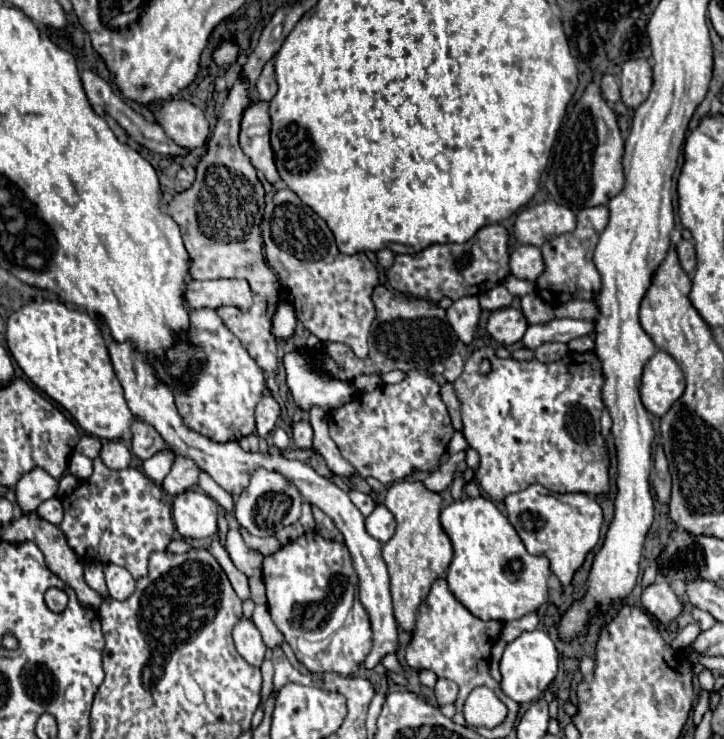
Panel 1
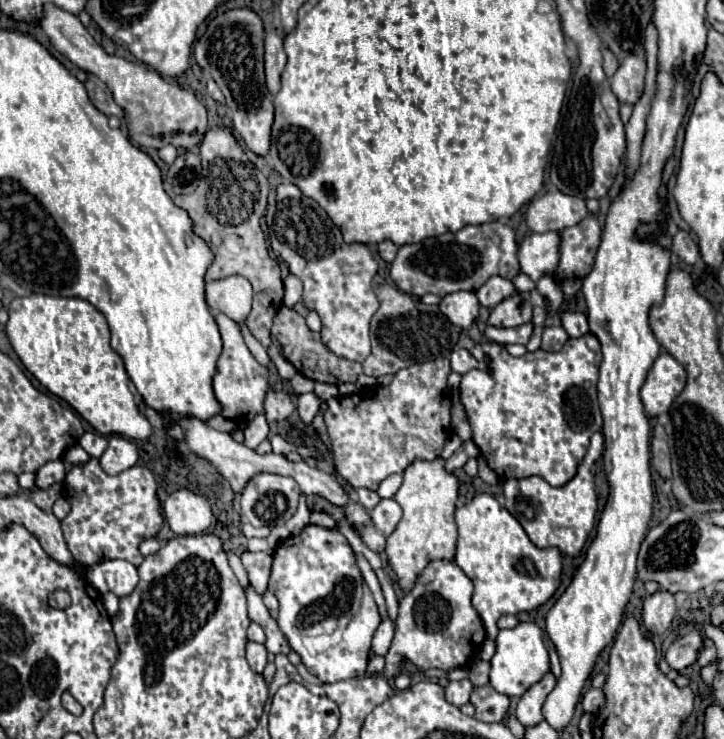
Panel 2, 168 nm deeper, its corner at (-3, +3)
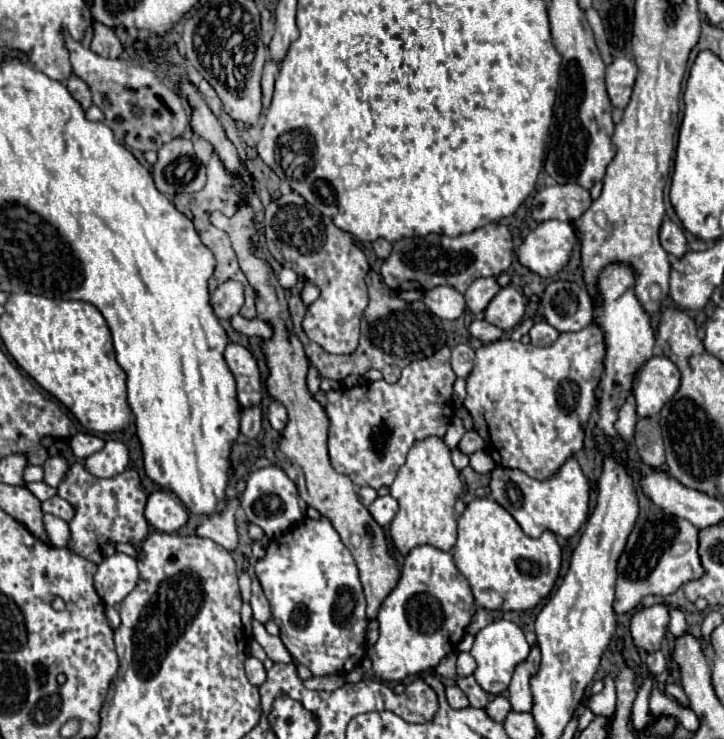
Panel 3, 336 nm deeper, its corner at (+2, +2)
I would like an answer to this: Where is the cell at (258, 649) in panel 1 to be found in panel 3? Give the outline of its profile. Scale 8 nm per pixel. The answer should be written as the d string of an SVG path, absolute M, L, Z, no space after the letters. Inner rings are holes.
M254 656L246 658L246 676L254 686L260 686L264 682L266 670L264 670L264 666L262 666L262 662L258 658L254 658Z

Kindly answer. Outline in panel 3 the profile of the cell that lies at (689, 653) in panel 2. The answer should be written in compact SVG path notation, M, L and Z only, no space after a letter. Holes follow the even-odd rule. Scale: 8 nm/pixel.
M662 650L652 652L652 654L648 656L646 664L648 664L648 670L650 670L652 674L662 674L662 672L666 670L666 656L664 656L664 652L662 652Z

